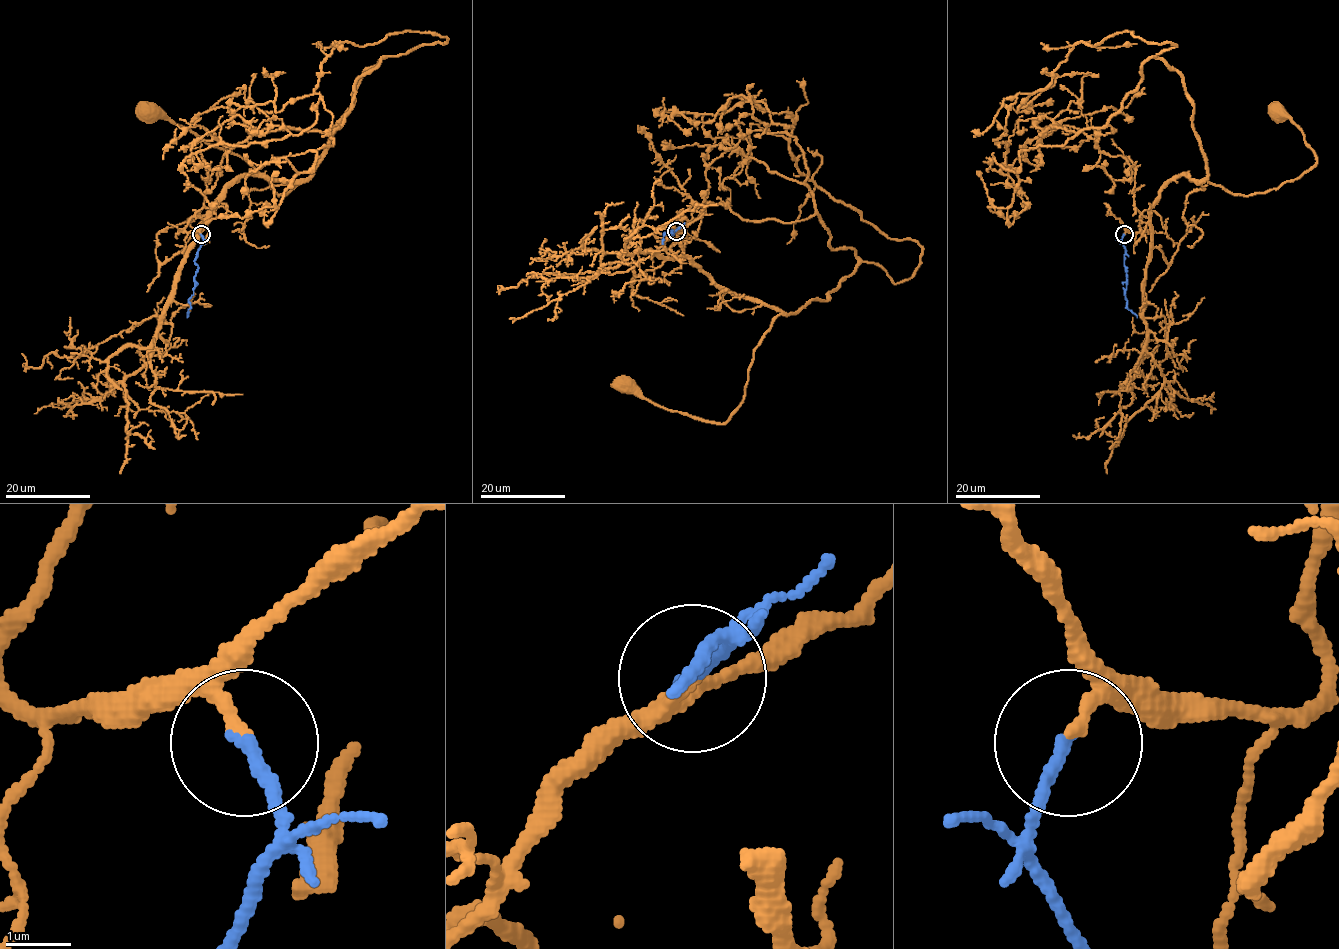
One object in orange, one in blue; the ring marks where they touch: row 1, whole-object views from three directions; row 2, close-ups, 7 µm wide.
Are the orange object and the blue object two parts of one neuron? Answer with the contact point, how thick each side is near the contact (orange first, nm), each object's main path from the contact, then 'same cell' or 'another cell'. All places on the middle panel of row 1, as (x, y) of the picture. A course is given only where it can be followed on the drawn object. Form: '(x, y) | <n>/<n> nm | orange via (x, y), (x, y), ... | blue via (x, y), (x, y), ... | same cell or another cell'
(676, 231) | 200/190 nm | orange via (676, 231), (660, 247), (782, 312), (754, 352), (744, 399), (723, 423), (665, 409), (629, 383) | blue via (676, 231), (663, 234), (662, 244) | same cell

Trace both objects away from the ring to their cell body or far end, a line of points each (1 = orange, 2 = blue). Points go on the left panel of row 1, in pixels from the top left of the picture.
1: (201, 234), (185, 226), (192, 217), (204, 218), (235, 180), (307, 180), (279, 195), (238, 156), (154, 113)
2: (201, 234), (203, 241), (194, 261), (198, 271), (188, 300), (190, 307), (187, 317)

